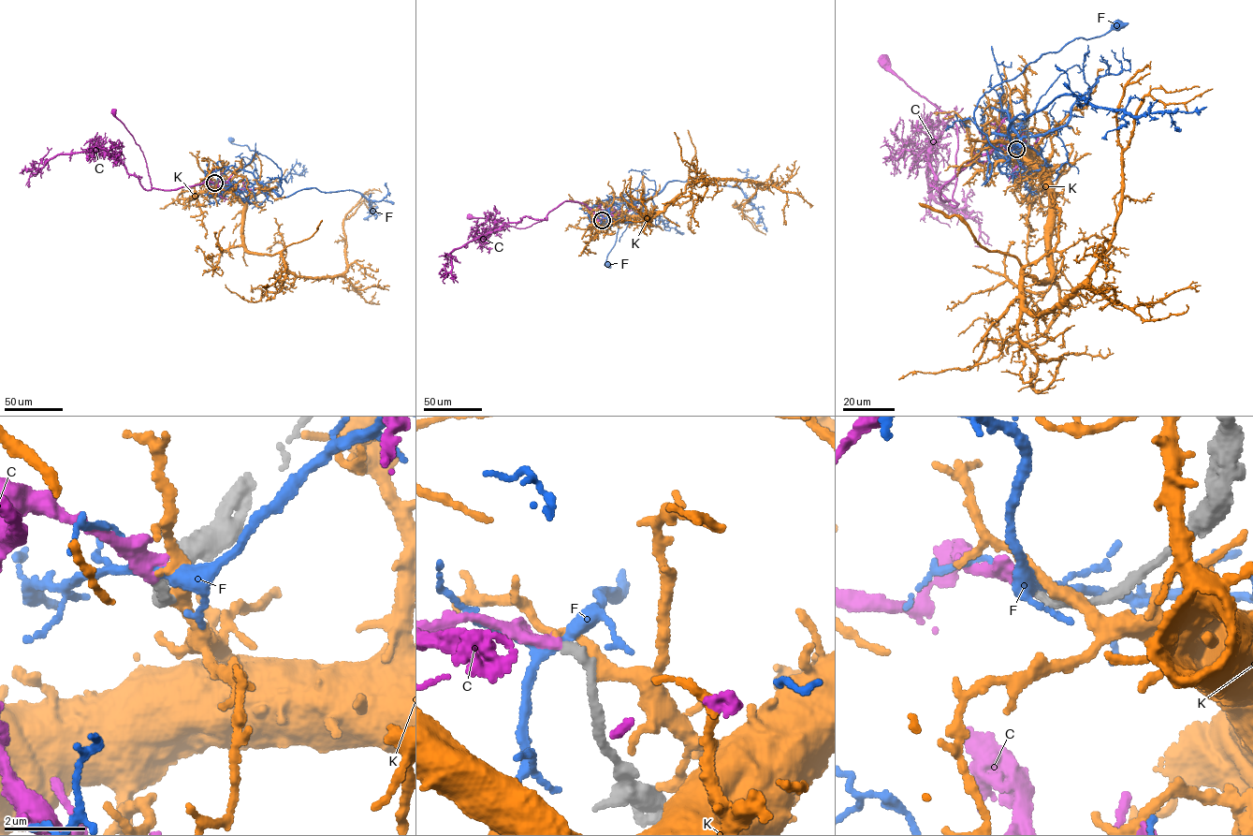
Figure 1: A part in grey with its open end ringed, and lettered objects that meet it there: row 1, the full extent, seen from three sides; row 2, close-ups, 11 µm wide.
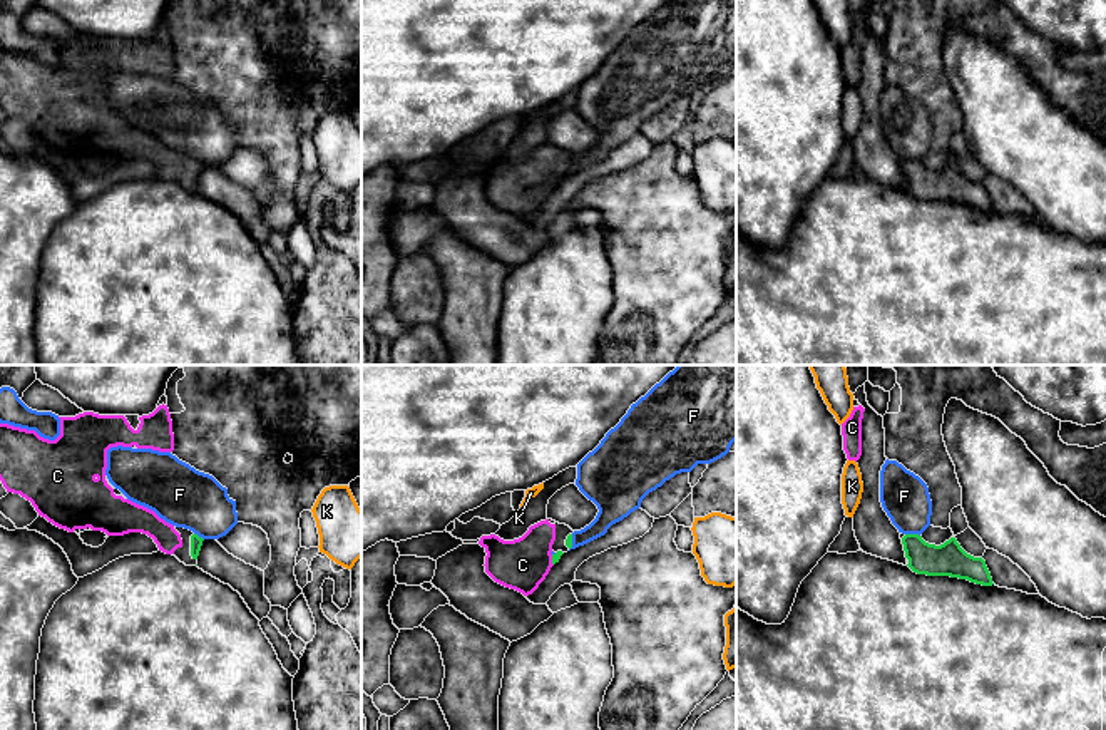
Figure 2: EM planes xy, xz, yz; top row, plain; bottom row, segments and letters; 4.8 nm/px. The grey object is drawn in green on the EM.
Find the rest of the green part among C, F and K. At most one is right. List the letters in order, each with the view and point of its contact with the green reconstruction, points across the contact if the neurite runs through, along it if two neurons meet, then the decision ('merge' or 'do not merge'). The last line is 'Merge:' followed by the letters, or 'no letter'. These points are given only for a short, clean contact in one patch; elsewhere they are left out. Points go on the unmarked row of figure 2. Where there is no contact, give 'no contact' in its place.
C: contact xz (552, 185); way xz (558, 179), (552, 185), (527, 185), (522, 190); merge
F: contact yz (912, 159); border yz (906, 158), (919, 161); do not merge
K: no contact; do not merge
Merge: C

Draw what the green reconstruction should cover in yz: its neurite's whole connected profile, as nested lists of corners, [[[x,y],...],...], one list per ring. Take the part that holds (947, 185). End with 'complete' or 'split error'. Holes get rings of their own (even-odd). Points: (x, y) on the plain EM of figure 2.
[[[905,159],[902,169],[909,184],[907,191],[917,199],[950,201],[982,211],[994,209],[986,186],[967,179],[955,162],[935,171],[919,159]]]; complete

